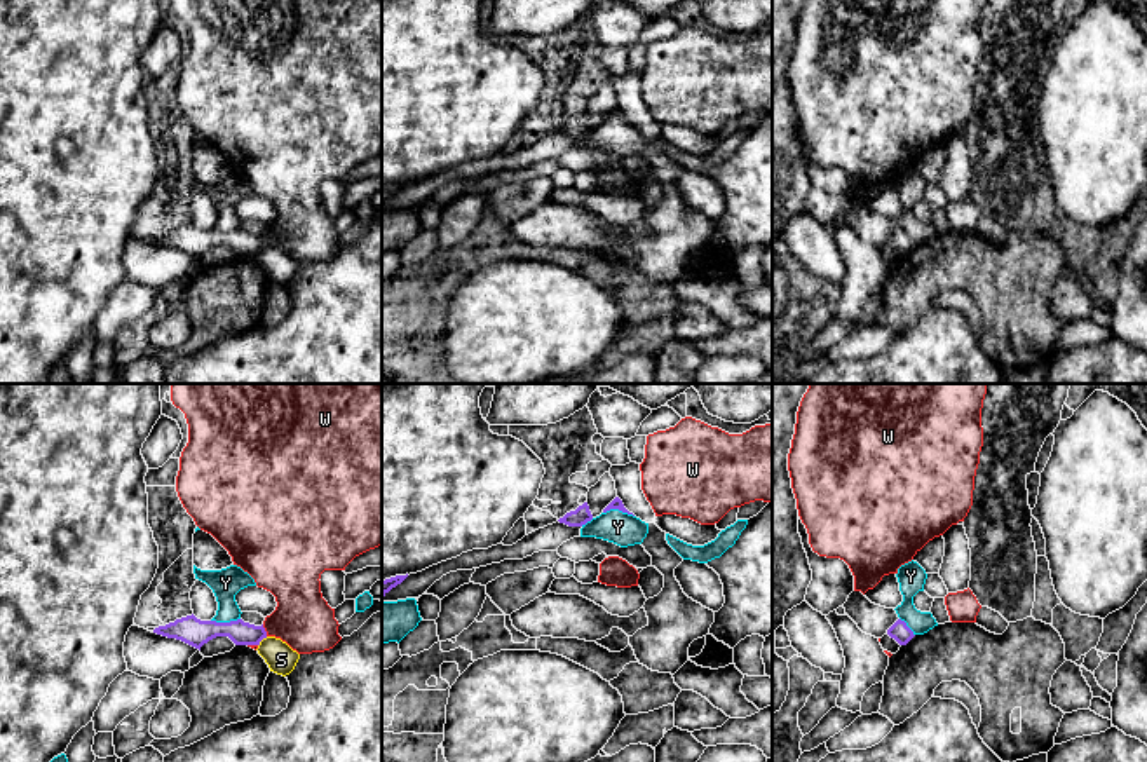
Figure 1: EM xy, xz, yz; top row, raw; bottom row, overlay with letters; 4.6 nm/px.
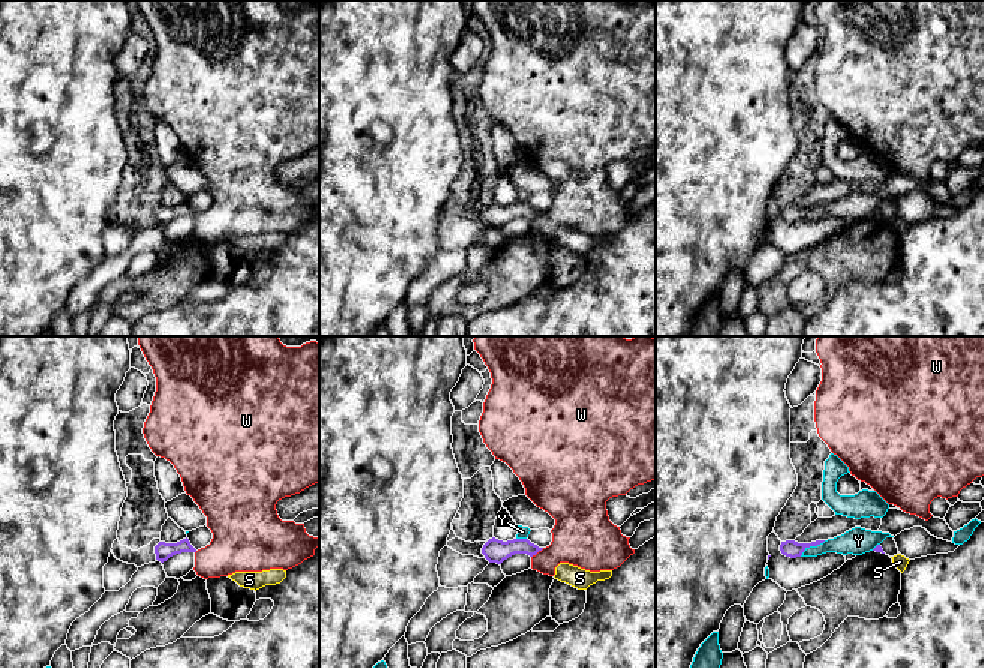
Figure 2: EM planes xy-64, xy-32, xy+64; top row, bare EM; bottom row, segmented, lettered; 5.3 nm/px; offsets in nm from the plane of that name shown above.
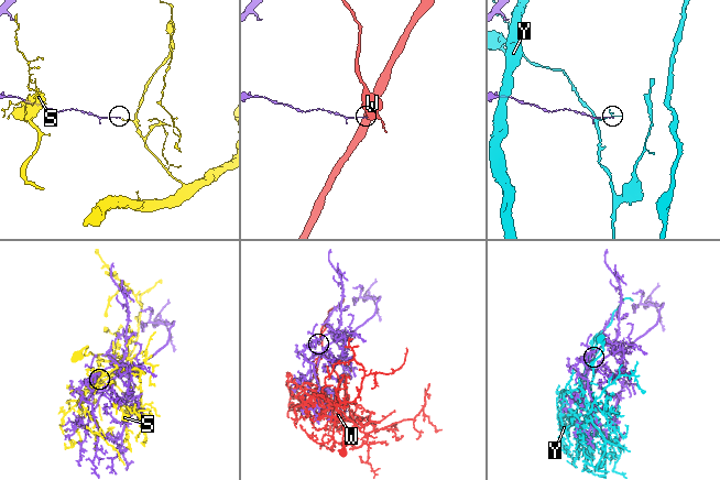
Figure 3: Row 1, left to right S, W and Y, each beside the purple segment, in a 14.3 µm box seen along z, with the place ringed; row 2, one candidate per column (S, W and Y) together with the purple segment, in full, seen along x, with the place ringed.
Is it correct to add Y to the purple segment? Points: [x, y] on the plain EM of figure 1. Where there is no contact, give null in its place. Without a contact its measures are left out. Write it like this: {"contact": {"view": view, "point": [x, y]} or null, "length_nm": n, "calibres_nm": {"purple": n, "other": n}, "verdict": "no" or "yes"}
{"contact": {"view": "xz", "point": [619, 119]}, "length_nm": 150, "calibres_nm": {"purple": 50, "other": 150}, "verdict": "no"}

